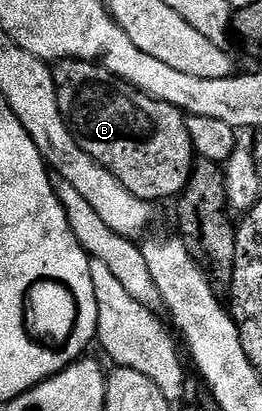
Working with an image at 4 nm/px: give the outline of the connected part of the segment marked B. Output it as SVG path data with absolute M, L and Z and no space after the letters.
M65 58L54 63L53 73L59 110L73 127L80 148L142 202L178 199L197 161L183 111L114 78L97 62Z

